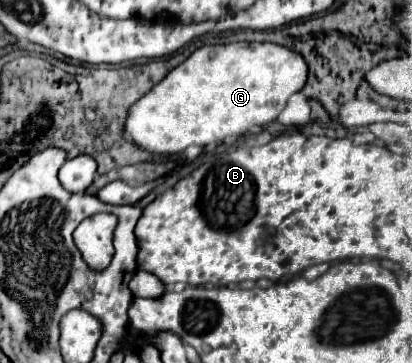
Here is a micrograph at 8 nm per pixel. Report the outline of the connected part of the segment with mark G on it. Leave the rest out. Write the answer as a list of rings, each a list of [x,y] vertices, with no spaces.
[[[235,42],[225,46],[197,48],[183,64],[173,68],[151,92],[131,104],[125,120],[125,136],[133,144],[139,144],[145,152],[171,156],[183,152],[187,146],[207,146],[223,142],[225,138],[243,136],[253,126],[265,126],[273,122],[287,106],[291,94],[299,92],[307,80],[307,64],[303,56],[269,42]]]

